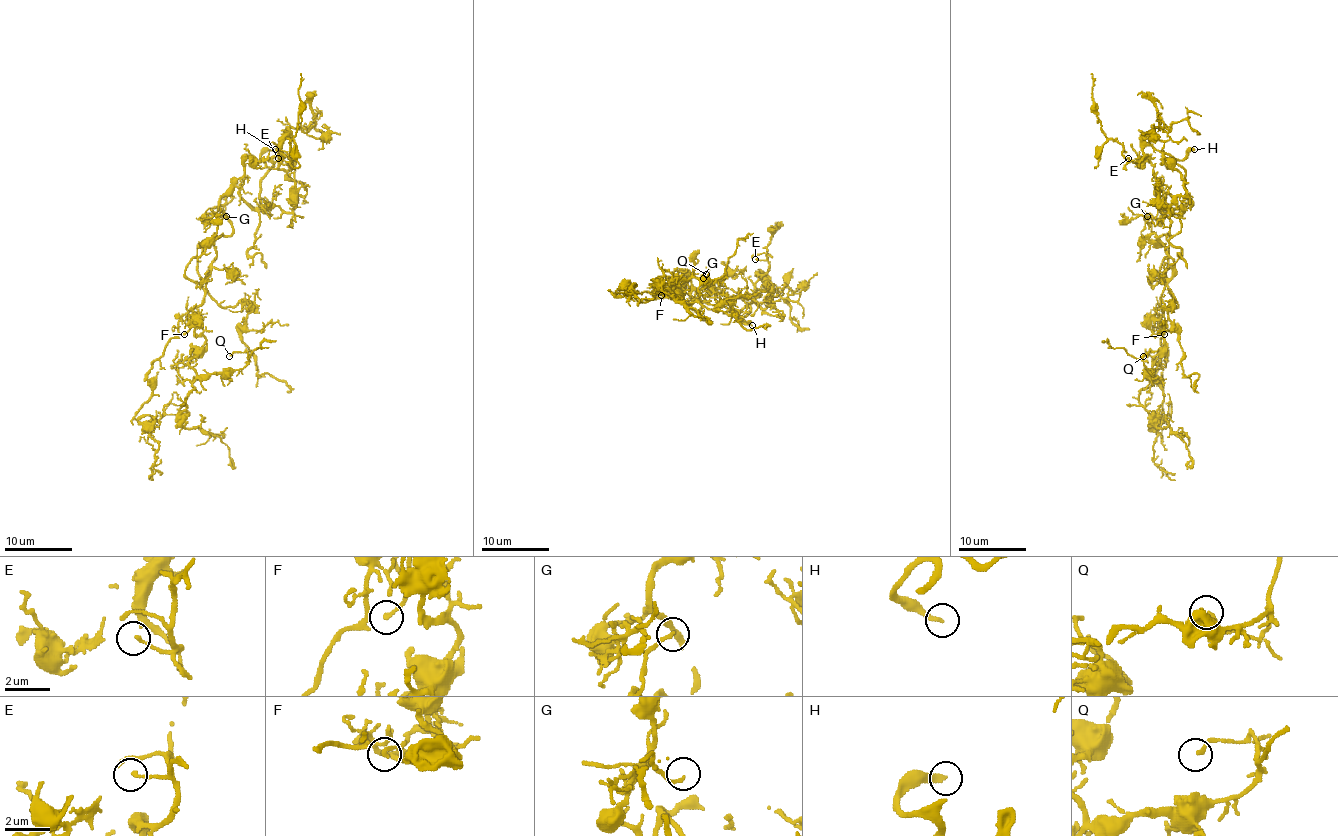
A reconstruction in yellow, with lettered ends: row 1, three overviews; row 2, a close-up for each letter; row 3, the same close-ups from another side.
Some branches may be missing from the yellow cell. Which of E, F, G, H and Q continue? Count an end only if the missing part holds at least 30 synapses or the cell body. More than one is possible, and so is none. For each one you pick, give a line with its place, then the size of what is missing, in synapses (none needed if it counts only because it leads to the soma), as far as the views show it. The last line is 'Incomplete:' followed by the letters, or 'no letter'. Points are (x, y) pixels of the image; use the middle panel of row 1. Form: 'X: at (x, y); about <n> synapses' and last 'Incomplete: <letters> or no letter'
H: at (752, 325); about 110 synapses
Incomplete: H

